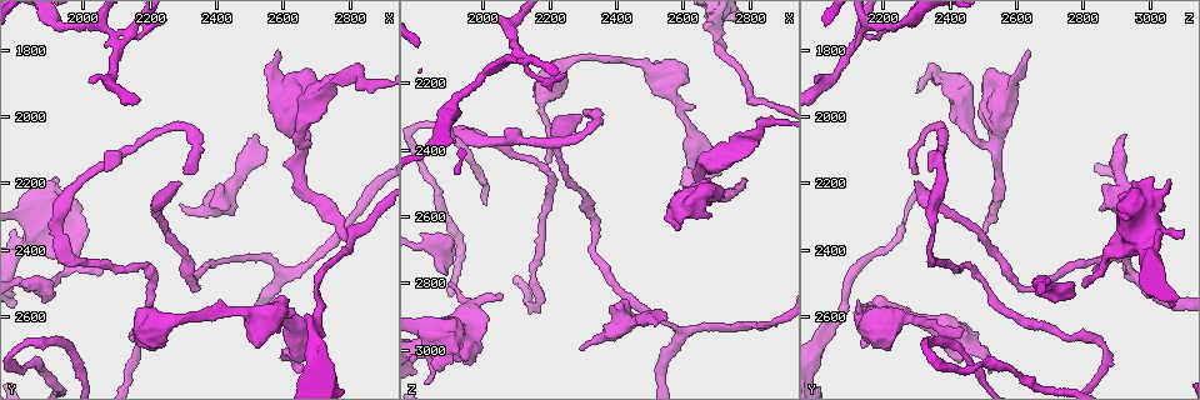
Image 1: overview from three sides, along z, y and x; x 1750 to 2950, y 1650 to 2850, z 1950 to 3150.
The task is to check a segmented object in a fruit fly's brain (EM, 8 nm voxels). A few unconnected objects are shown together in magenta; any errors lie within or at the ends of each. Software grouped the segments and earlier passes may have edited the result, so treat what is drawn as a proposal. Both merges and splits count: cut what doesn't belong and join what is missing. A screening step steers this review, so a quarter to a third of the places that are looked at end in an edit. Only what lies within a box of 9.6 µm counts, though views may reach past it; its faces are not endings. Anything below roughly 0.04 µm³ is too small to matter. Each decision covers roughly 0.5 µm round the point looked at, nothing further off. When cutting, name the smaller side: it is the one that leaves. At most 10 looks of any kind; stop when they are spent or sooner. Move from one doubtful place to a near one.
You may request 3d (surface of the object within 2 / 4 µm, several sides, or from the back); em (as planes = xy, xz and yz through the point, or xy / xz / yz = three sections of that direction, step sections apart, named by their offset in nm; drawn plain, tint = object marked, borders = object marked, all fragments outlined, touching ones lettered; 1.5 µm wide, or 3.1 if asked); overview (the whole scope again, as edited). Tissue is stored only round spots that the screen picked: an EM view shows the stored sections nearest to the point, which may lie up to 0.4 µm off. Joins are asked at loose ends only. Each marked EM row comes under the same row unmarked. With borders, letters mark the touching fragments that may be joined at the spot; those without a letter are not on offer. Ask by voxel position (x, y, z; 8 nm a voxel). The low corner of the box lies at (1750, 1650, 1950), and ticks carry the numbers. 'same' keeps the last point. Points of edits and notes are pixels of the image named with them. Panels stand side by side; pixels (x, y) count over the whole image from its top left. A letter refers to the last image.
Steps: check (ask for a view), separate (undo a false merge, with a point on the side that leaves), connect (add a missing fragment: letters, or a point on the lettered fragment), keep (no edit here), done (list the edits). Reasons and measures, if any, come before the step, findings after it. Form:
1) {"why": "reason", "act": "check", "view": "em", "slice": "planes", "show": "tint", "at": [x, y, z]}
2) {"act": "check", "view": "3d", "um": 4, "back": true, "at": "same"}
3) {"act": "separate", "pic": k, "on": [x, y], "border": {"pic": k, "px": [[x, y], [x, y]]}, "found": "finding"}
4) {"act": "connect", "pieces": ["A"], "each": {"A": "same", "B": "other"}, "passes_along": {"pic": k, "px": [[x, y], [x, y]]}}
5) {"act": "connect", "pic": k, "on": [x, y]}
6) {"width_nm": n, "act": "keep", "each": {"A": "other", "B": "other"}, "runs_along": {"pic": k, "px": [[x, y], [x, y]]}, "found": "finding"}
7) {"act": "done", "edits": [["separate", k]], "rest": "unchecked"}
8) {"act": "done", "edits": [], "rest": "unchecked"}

{"why": "an open end", "act": "check", "view": "em", "slice": "xz", "step": 4, "show": "borders", "at": [2180, 2660, 2430]}

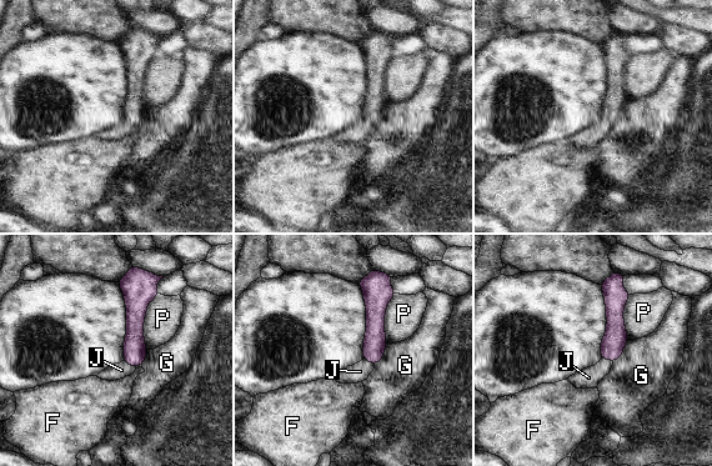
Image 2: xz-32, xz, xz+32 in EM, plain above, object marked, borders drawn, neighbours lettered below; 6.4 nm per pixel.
{"act": "check", "view": "em", "slice": "planes", "show": "borders", "at": "same"}

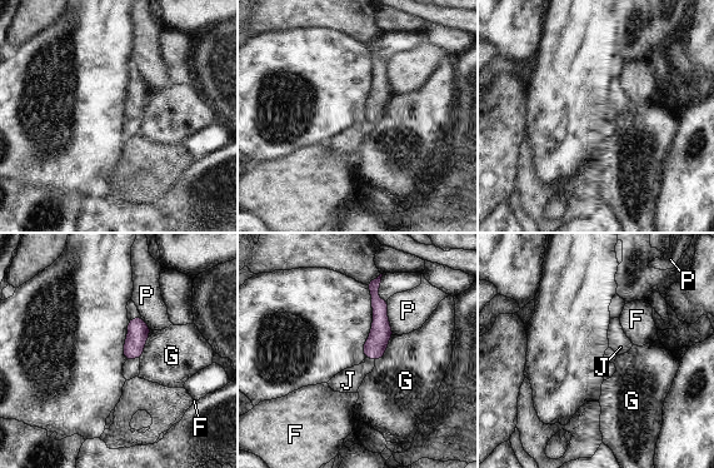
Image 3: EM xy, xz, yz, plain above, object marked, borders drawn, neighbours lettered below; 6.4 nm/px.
{"act": "connect", "pieces": ["J"], "each": {"F": "other", "G": "other", "J": "same", "P": "other"}, "passes_along": {"pic": 3, "px": [[375, 345], [370, 357], [348, 381]]}, "found": "it goes on there"}

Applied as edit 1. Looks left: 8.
{"why": "an open end", "act": "check", "view": "3d", "um": 4, "at": [2650, 2760, 2520]}

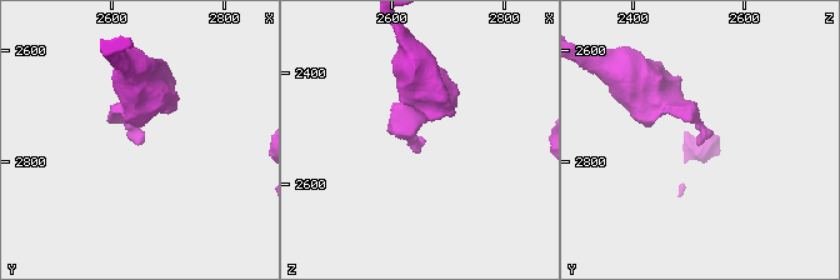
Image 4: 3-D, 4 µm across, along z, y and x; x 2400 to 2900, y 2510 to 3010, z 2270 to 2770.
{"act": "check", "view": "em", "slice": "planes", "show": "borders", "at": [2650, 2770, 2515]}

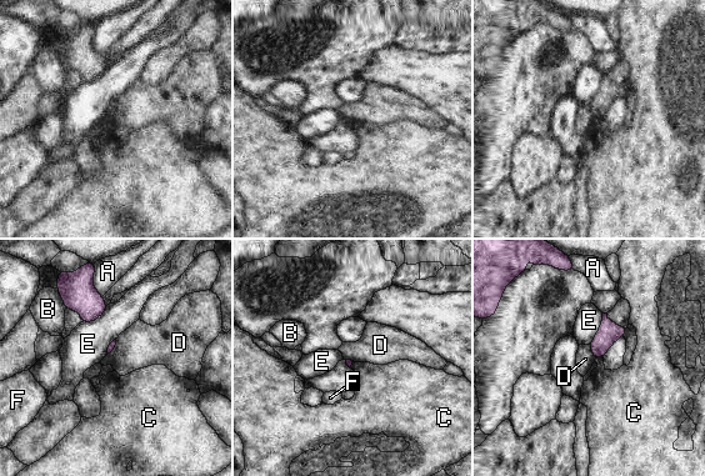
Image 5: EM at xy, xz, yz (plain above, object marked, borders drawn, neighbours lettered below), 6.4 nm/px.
{"act": "keep", "each": {"A": "other", "B": "other", "C": "other", "D": "other", "E": "other", "F": "other"}, "border": {"pic": 5, "px": [[589, 345], [595, 357]]}, "found": "no lettered fragment goes on from it"}

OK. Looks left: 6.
{"why": "sudden change in width", "act": "check", "view": "3d", "um": 2, "at": [2600, 2460, 2940]}

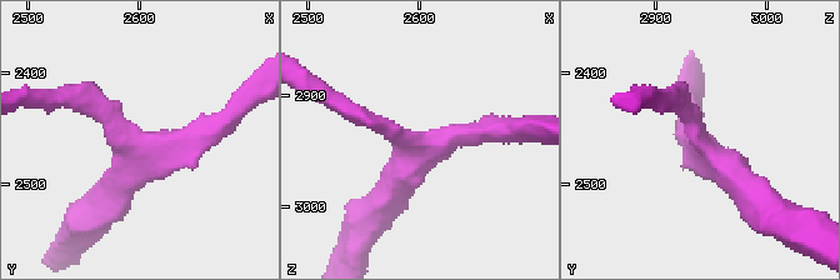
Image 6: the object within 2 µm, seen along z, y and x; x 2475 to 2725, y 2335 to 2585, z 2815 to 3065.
{"arms": 3, "act": "check", "view": "em", "slice": "planes", "show": "borders", "at": [2598, 2462, 2942]}

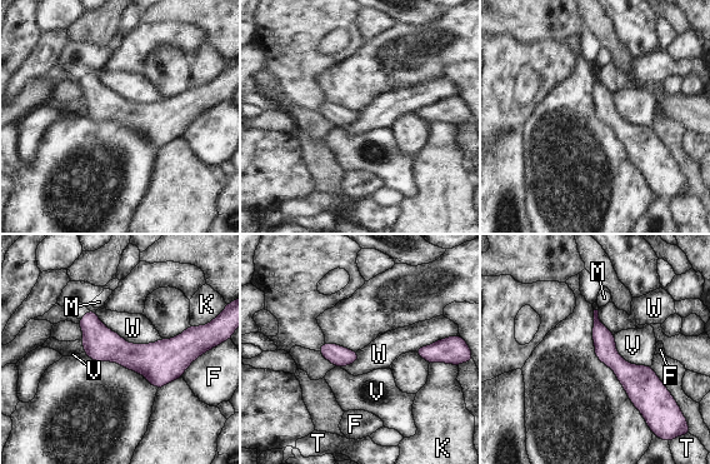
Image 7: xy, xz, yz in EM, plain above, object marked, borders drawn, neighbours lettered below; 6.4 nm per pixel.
{"act": "keep", "each": {"F": "other", "K": "other", "M": "other", "T": "other", "V": "other", "W": "other"}, "border": {"pic": 7, "px": [[614, 335], [625, 360], [650, 367]]}, "found": "one neuron here"}

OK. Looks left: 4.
{"why": "thin end", "act": "check", "view": "3d", "um": 4, "at": [2580, 1810, 2640]}

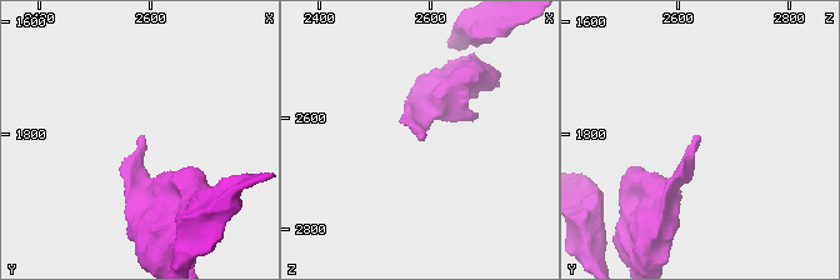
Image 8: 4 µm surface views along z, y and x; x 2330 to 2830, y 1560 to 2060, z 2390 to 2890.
{"act": "check", "view": "em", "slice": "yz", "step": 4, "show": "tint", "at": [2585, 1805, 2635]}

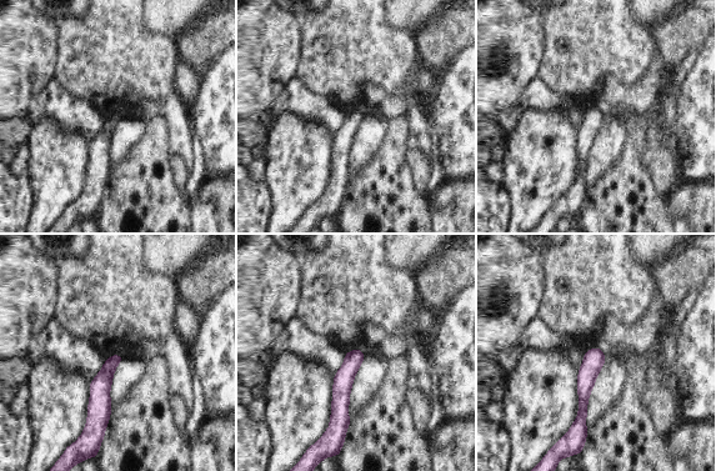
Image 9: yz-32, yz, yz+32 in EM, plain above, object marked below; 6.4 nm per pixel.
{"act": "check", "view": "em", "slice": "xz", "step": 4, "show": "borders", "at": "same"}

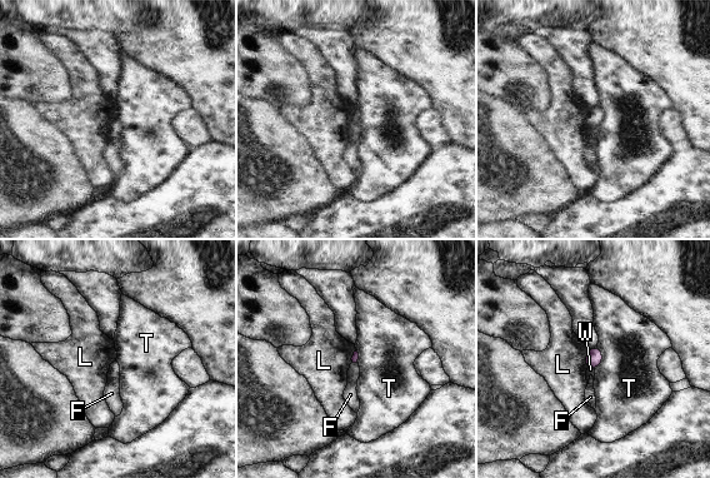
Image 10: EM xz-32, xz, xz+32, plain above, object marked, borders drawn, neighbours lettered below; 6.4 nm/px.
{"act": "keep", "each": {"F": "other", "L": "other", "T": "other", "W": "other"}, "border": {"pic": 10, "px": [[596, 348], [601, 362], [595, 368]]}, "found": "no lettered fragment goes on from it"}

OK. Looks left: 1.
{"act": "done", "edits": [["connect", 3]], "rest": "unchecked"}

